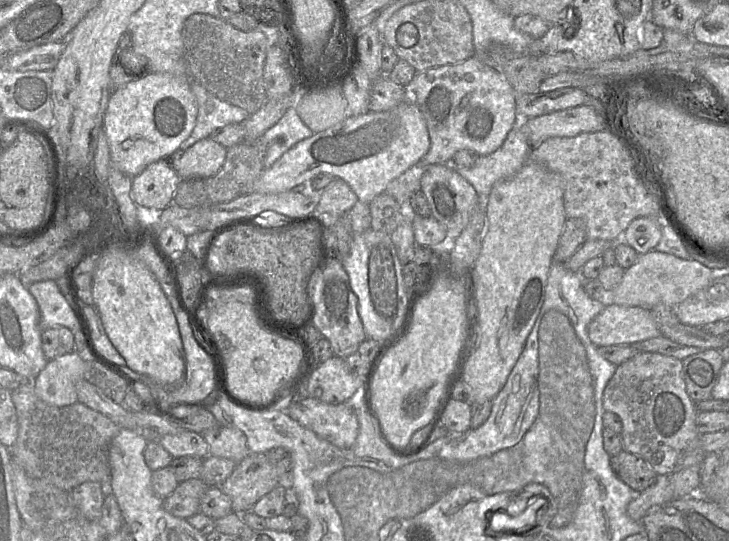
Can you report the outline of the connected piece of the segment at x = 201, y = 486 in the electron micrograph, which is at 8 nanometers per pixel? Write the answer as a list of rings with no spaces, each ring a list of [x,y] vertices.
[[[200,478],[186,480],[163,500],[163,508],[169,514],[188,519],[199,512],[200,502],[209,488]]]

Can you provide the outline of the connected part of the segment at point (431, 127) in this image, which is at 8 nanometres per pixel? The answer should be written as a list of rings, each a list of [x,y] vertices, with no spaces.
[[[475,56],[458,64],[445,65],[436,68],[431,68],[422,72],[417,72],[412,82],[408,86],[406,86],[406,88],[410,89],[410,100],[414,101],[417,104],[425,118],[430,137],[430,148],[428,152],[418,162],[418,164],[421,165],[452,163],[452,158],[454,154],[461,149],[470,149],[476,152],[478,155],[491,154],[503,144],[510,130],[513,127],[517,126],[520,122],[520,118],[518,116],[516,108],[517,95],[514,92],[510,83],[508,82],[507,78],[502,74],[500,69],[494,69],[484,64],[479,58]]]

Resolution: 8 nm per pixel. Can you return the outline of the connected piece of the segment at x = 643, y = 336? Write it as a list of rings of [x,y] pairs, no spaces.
[[[607,303],[589,323],[588,336],[596,346],[632,345],[661,336],[649,308]]]

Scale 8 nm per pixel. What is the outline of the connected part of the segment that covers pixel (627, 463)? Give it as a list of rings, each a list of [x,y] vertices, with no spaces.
[[[621,451],[610,458],[613,471],[630,488],[641,492],[651,486],[657,474],[647,465],[647,463],[634,454]]]

